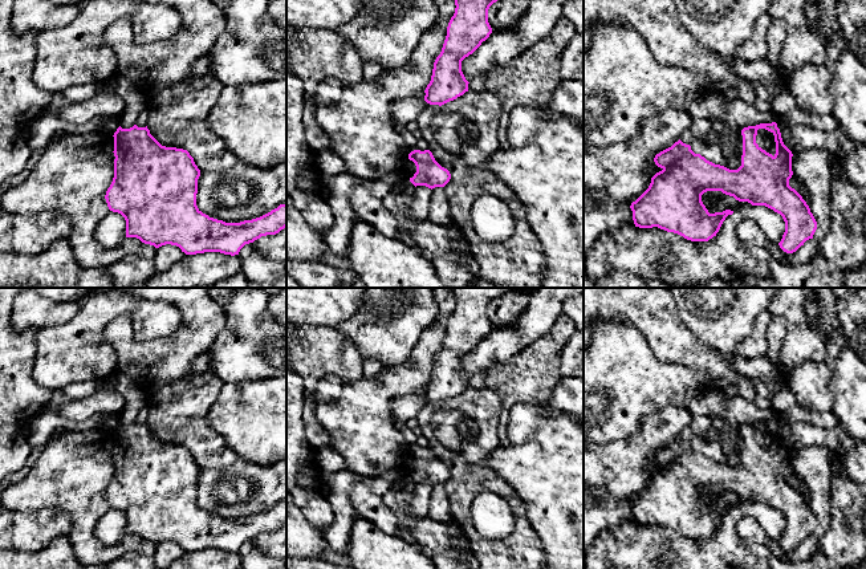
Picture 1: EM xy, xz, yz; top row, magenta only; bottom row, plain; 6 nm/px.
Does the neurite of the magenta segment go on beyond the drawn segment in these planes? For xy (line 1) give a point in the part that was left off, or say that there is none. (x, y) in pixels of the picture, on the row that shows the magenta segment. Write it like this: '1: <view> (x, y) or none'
1: none

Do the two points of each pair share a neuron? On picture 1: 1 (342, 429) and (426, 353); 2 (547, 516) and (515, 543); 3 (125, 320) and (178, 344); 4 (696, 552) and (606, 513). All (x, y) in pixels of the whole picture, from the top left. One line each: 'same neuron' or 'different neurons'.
1: same neuron
2: different neurons
3: same neuron
4: different neurons

